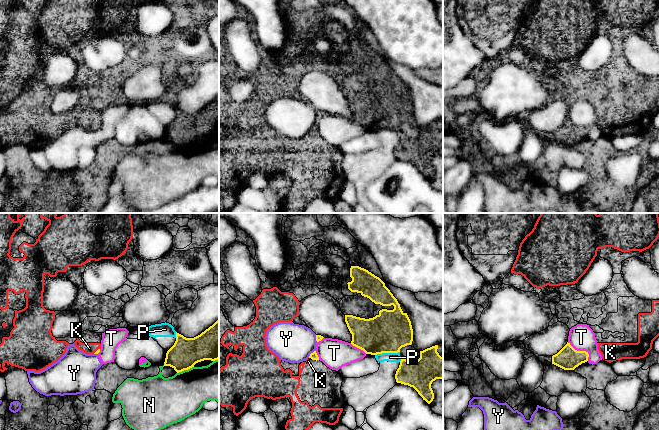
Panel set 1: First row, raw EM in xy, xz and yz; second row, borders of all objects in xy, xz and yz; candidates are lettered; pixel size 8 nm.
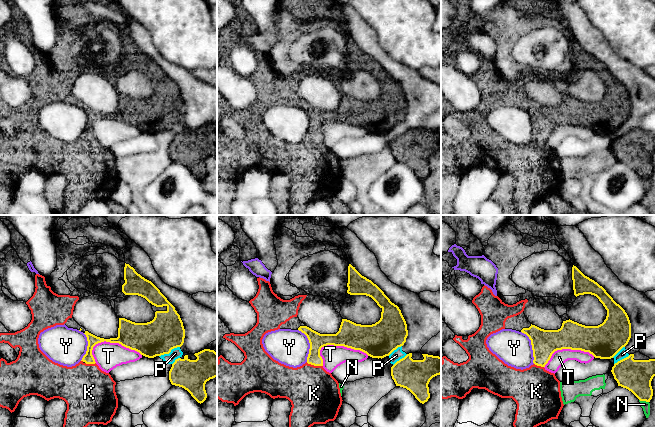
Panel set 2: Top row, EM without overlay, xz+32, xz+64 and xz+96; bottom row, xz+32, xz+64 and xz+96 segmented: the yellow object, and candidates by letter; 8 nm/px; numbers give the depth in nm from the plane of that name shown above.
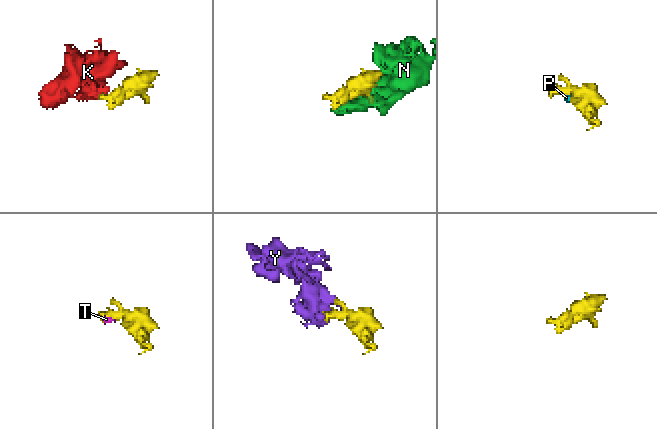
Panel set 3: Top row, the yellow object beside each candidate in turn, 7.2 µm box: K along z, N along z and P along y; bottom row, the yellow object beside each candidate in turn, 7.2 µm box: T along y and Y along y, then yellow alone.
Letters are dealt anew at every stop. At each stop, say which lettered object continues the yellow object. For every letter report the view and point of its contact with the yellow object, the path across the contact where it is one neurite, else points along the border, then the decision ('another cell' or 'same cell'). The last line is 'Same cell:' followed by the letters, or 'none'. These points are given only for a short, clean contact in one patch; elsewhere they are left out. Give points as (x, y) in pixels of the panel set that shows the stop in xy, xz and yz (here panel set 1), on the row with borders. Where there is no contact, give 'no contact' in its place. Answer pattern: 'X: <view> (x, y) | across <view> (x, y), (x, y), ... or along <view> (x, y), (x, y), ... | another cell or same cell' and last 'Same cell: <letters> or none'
K: xy (97, 350) | across xy (98, 350), (97, 350), (89, 348) | same cell
N: xy (185, 369) | another cell
P: xz (387, 352) | along xz (399, 351), (382, 352), (375, 355) | another cell
T: yz (581, 351) | another cell
Y: xz (310, 354) | along xz (314, 350), (308, 357) | another cell
Same cell: K

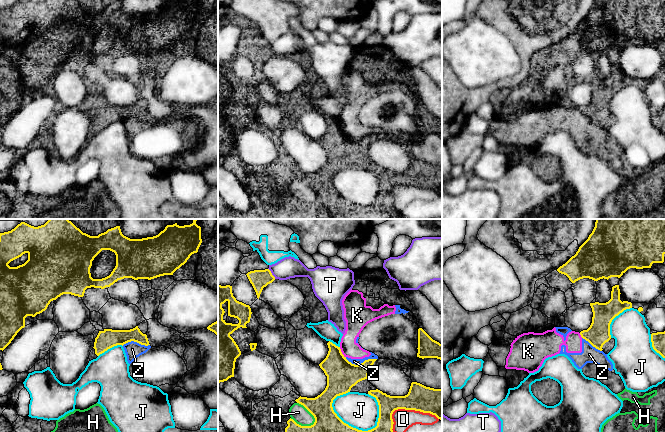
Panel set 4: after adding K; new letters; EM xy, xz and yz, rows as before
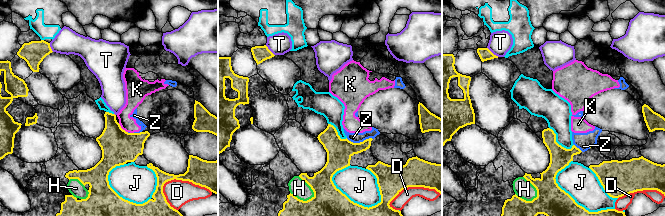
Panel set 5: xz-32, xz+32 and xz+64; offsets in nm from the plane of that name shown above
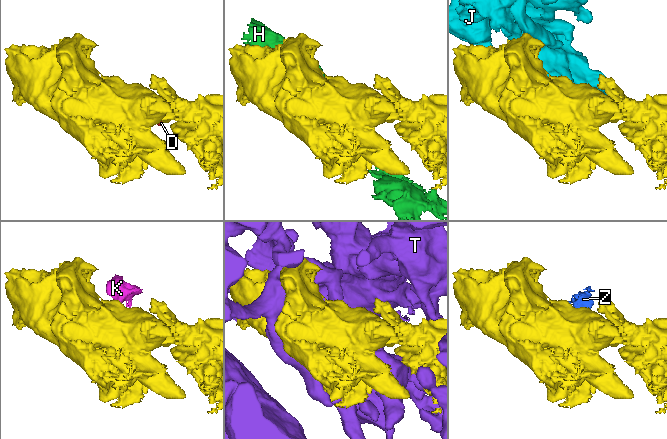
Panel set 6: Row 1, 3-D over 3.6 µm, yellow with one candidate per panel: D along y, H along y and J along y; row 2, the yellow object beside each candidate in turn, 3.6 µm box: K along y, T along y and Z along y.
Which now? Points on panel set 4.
D: xz (407, 409) | another cell
H: xz (310, 412) | another cell
J: xz (350, 426) | another cell
K: xz (341, 352) | along xz (339, 347), (345, 357) | another cell
T: xz (271, 273) | another cell
Z: xz (361, 363) | along xz (345, 357), (355, 364), (376, 358) | another cell
Same cell: none

